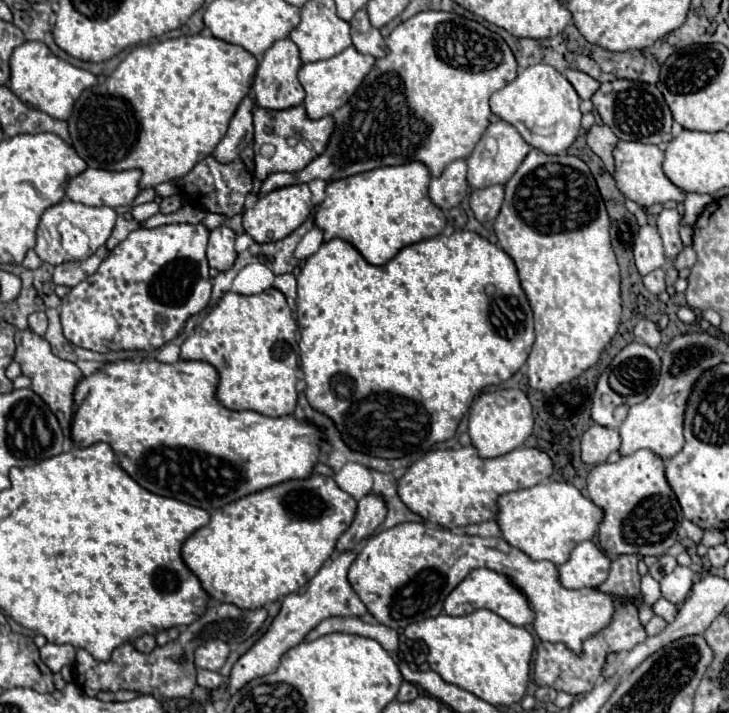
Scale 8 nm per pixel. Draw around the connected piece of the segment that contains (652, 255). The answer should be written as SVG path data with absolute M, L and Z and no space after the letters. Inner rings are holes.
M654 225L640 227L640 233L634 243L634 259L640 275L648 275L650 271L664 269L668 265L662 249L662 239Z

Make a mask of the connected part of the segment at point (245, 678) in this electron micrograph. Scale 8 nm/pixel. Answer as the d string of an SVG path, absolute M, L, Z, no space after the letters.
M344 551L344 553L334 553L334 557L312 577L312 581L308 583L308 589L304 595L298 593L290 593L286 595L282 609L278 613L278 617L272 621L268 633L248 651L244 653L234 669L232 675L228 677L228 687L230 693L238 691L240 687L244 687L248 681L256 679L256 677L264 677L268 673L274 673L282 655L296 647L300 641L304 641L304 637L324 619L328 617L352 617L352 615L364 615L366 607L360 601L360 597L356 595L356 591L352 589L352 585L348 583L348 567L352 565L352 561L356 559L356 551Z

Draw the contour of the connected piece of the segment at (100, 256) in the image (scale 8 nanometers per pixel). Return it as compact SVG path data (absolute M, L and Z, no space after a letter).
M100 247L88 259L82 259L82 261L66 261L62 265L56 265L56 269L54 269L54 283L56 285L74 287L82 279L90 277L106 257L108 257L108 249L106 247Z

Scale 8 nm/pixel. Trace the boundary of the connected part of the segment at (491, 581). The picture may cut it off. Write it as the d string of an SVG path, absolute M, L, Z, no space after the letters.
M474 569L468 573L468 577L452 589L452 593L444 601L444 611L448 615L468 615L476 609L490 609L510 621L512 625L528 625L534 621L534 611L528 605L526 595L514 585L514 581L508 575L496 573L492 569Z

